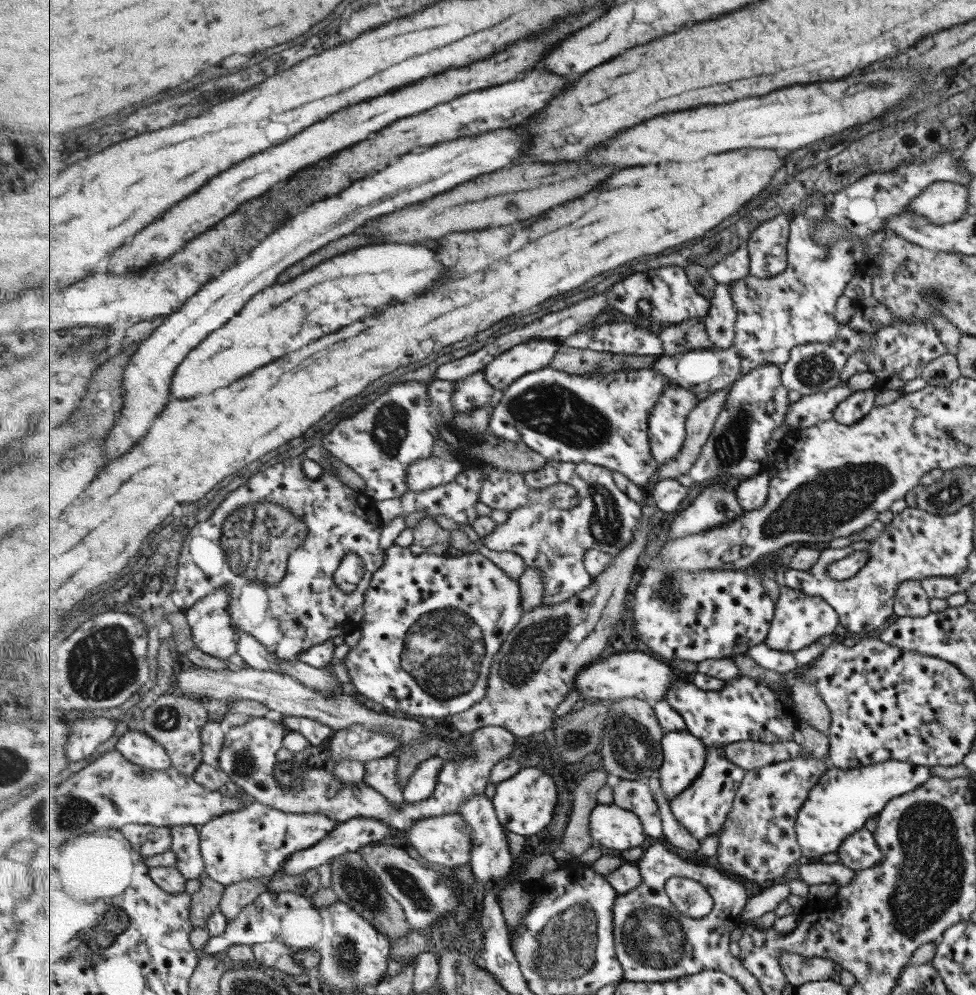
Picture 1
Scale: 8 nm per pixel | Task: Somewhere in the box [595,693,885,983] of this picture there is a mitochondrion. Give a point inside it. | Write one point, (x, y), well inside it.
(652, 937)

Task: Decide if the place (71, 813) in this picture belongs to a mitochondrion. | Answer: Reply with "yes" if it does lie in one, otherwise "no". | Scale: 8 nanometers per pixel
yes

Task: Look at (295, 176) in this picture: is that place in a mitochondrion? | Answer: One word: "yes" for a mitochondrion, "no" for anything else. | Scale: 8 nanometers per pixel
no

